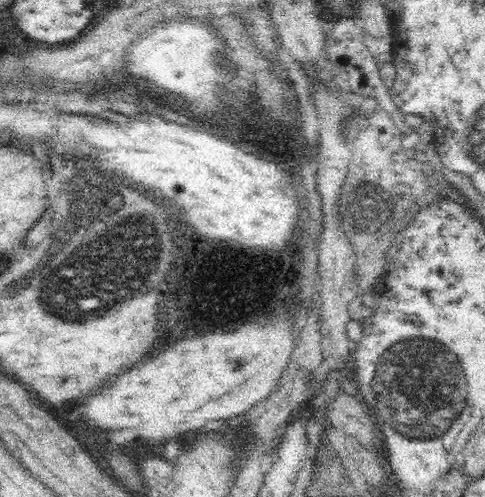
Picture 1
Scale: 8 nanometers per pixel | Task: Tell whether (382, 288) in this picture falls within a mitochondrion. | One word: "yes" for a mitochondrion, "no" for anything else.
no

